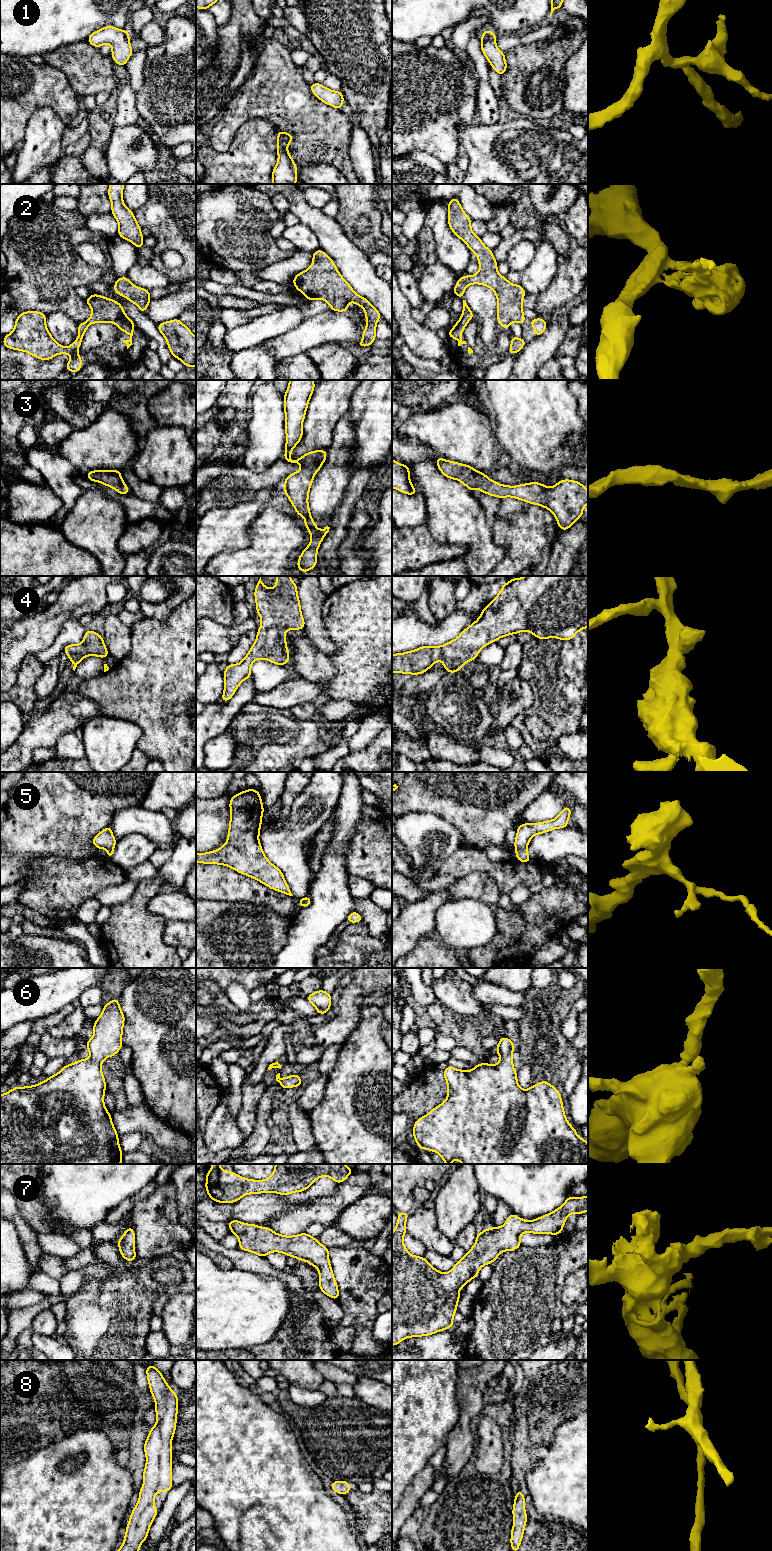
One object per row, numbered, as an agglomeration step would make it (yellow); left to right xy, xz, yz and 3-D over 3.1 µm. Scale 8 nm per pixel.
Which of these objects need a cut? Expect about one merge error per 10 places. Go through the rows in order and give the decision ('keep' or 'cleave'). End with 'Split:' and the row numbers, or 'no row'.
1: keep
2: keep
3: keep
4: keep
5: cleave
6: keep
7: keep
8: keep
Split: 5

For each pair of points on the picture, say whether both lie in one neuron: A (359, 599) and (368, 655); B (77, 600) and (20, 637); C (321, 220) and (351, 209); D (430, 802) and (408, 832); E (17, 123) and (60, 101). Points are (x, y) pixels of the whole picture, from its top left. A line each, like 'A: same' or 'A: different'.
A: same
B: same
C: different
D: different
E: same

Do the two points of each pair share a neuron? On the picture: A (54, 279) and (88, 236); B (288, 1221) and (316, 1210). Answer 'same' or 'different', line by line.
A: same
B: same

